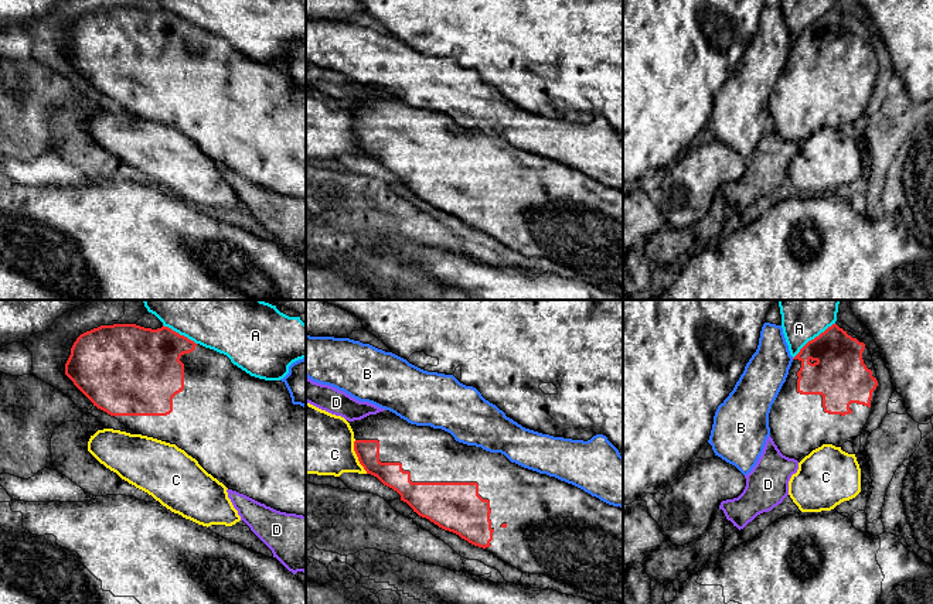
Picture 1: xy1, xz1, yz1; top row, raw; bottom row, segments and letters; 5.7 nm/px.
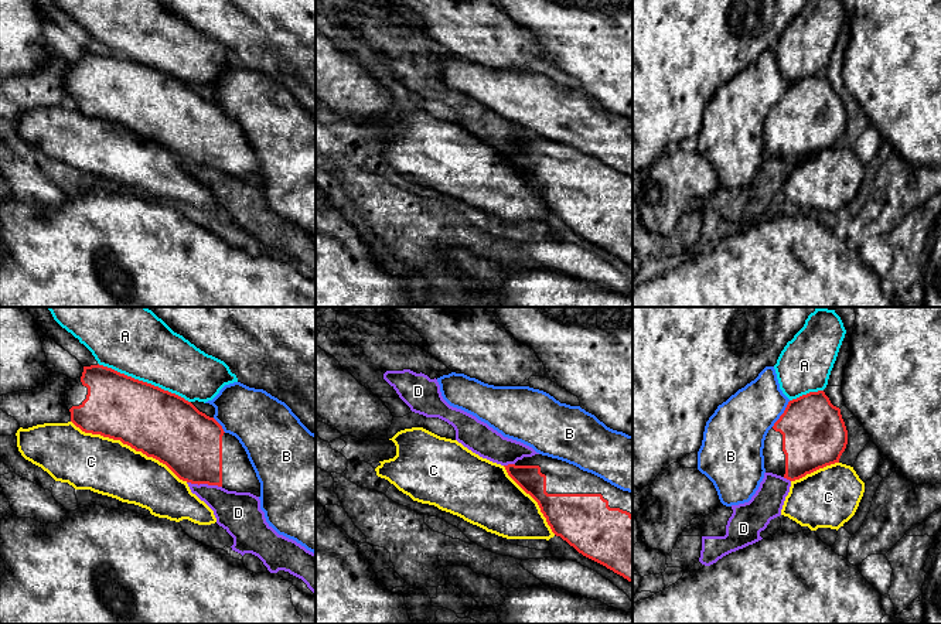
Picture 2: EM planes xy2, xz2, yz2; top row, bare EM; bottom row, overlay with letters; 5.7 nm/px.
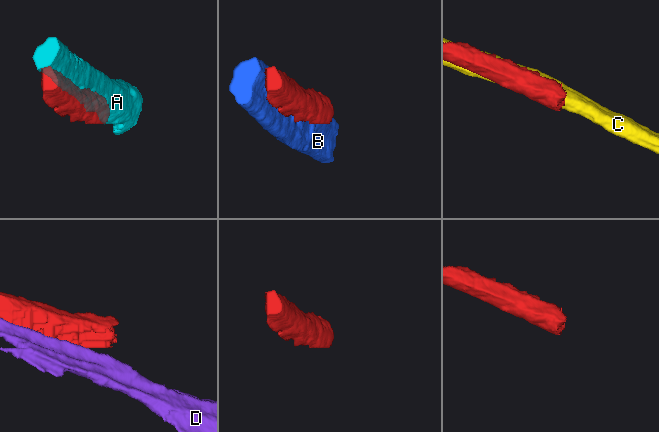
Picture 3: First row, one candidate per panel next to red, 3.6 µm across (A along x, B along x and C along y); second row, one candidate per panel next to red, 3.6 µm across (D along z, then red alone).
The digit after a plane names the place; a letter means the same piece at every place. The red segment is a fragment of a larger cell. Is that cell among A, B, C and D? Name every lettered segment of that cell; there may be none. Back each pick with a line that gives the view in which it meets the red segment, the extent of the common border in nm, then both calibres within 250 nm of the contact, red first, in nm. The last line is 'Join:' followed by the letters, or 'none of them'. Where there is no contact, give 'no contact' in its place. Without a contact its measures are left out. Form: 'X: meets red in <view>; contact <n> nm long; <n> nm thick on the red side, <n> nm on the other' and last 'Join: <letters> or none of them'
Join: none of them

